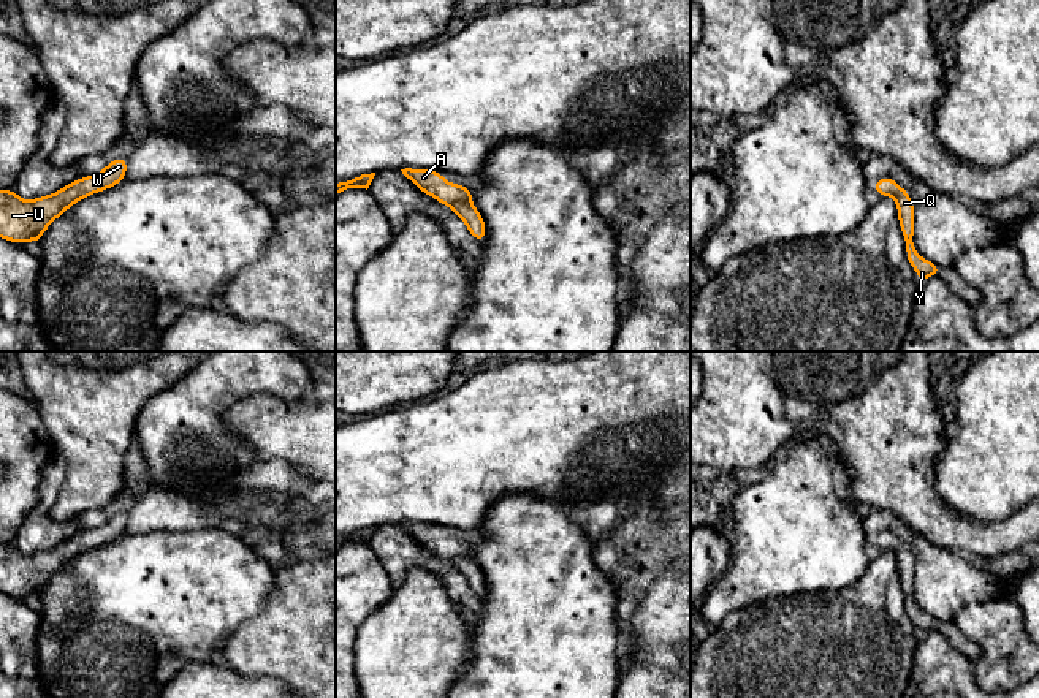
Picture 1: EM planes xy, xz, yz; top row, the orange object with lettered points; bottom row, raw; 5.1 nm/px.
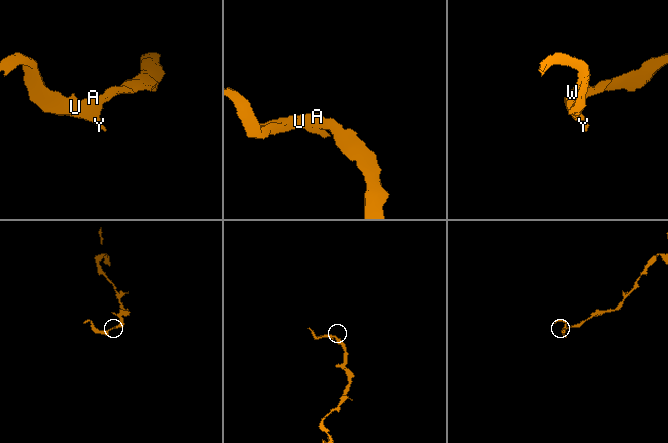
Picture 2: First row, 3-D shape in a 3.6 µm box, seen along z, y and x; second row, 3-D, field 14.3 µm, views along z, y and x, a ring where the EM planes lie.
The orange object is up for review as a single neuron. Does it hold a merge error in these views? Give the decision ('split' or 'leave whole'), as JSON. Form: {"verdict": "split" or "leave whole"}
{"verdict": "leave whole"}

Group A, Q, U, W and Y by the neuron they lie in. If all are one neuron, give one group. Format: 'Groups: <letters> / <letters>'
Groups: A Q U W Y

